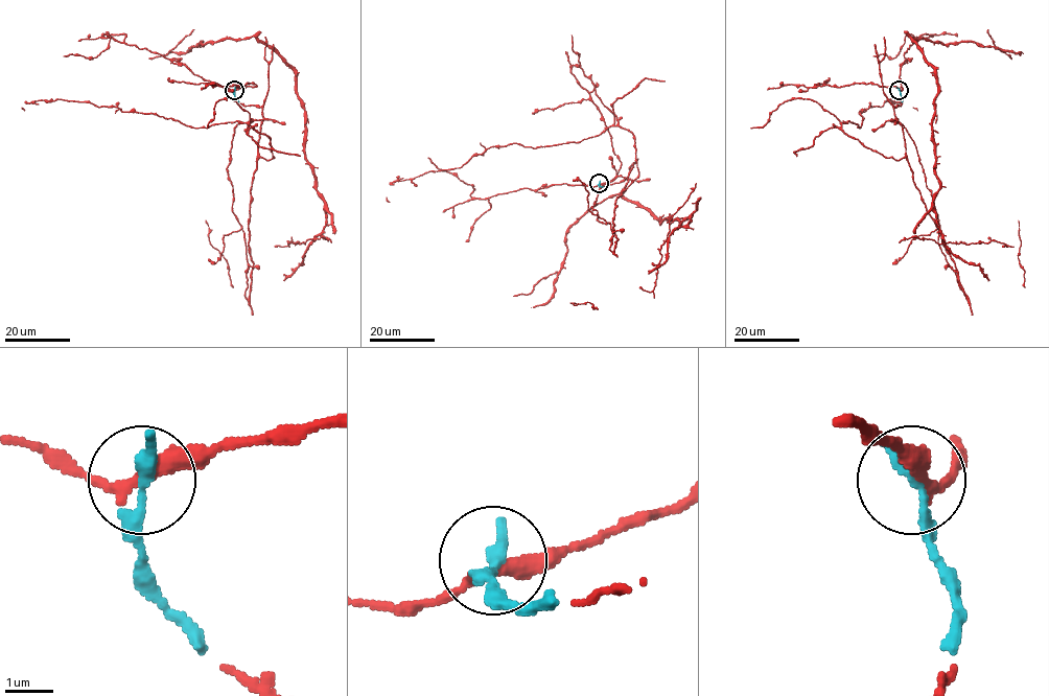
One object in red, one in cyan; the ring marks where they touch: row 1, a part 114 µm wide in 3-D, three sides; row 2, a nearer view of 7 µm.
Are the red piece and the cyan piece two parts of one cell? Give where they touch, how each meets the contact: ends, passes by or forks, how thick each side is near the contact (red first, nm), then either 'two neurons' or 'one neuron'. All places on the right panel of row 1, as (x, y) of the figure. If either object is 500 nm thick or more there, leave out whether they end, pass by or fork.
(899, 90) | red passes by | cyan passes by | 300/240 nm | one neuron

